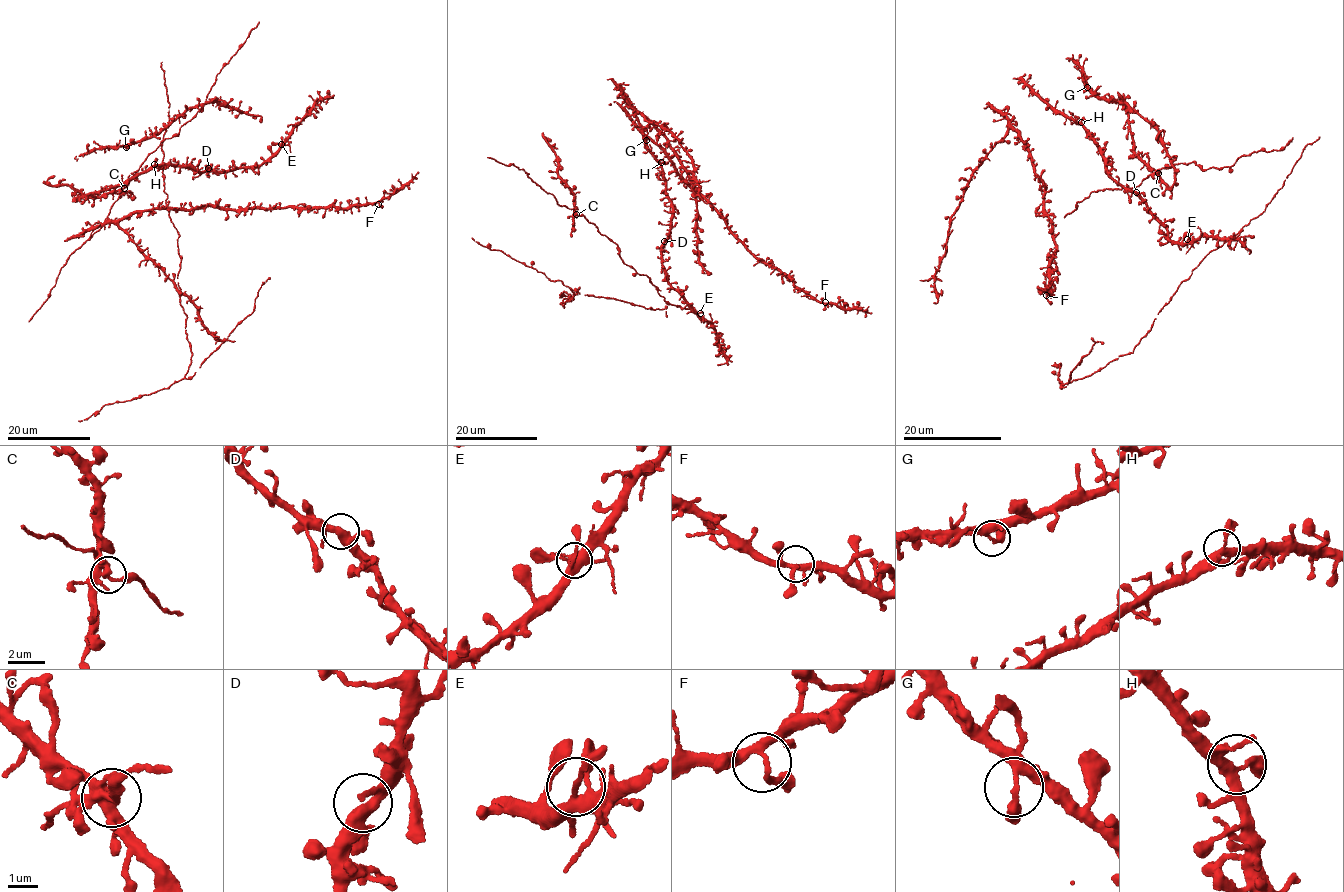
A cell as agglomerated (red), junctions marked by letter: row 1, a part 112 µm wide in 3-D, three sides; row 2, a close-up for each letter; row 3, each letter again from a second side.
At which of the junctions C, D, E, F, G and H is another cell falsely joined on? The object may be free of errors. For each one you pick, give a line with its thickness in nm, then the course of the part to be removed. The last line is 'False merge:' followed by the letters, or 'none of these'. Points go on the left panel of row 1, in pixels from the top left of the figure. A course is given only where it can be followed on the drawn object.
False merge: none of these

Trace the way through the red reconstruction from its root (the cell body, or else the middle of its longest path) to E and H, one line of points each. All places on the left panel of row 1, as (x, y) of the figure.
E: (211, 166), (212, 169), (223, 172), (235, 166), (259, 166), (281, 144)
H: (211, 166), (202, 173), (177, 165), (154, 164)

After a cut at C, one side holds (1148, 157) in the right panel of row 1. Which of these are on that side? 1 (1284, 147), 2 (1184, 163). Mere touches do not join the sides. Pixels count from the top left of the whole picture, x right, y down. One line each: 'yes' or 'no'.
1: no
2: no

